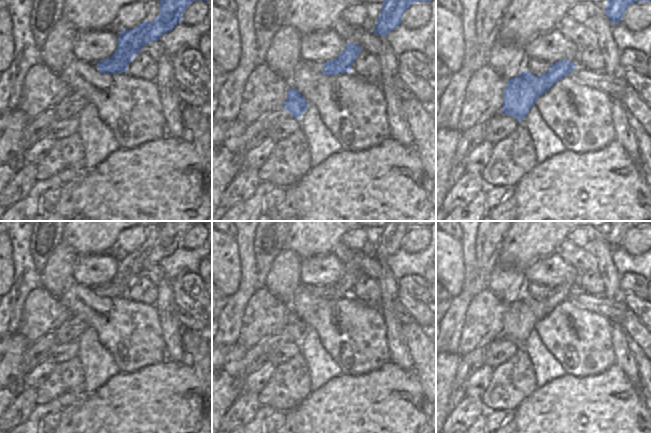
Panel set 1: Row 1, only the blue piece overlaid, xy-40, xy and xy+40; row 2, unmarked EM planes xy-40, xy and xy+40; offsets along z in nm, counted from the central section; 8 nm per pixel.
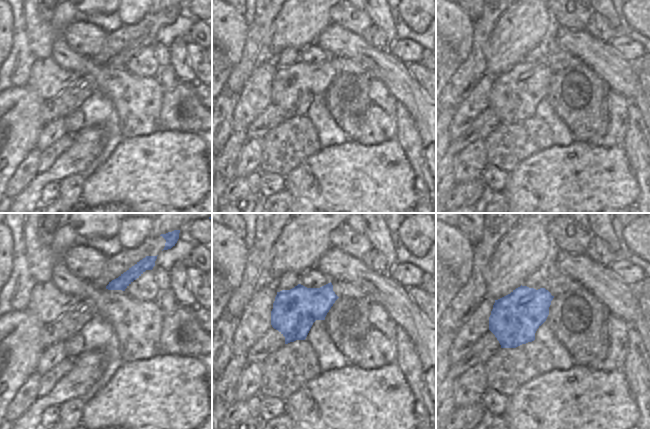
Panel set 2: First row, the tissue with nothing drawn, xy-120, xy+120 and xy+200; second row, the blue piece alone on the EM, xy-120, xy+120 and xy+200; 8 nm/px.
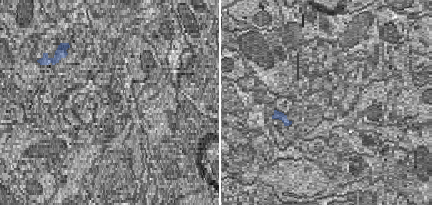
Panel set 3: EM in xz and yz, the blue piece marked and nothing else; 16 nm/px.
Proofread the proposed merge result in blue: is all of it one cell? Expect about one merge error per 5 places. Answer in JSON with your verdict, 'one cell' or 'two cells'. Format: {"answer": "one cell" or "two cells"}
{"answer": "one cell"}

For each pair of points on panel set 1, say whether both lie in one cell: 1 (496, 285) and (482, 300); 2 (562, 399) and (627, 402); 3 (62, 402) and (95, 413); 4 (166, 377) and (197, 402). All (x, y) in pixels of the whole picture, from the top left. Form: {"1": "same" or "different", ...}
{"1": "different", "2": "same", "3": "different", "4": "same"}

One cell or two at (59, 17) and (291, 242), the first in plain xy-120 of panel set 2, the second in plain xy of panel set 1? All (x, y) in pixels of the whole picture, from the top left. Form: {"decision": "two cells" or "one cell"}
{"decision": "two cells"}

